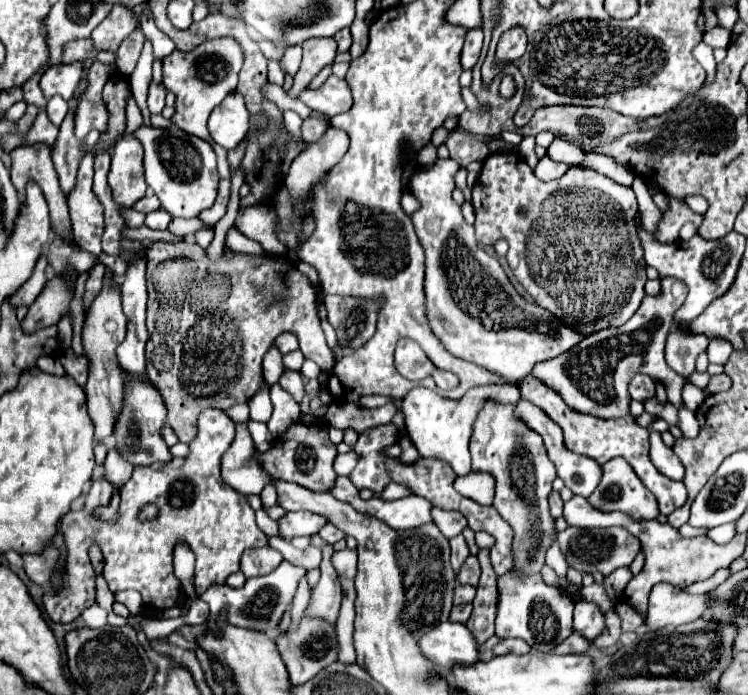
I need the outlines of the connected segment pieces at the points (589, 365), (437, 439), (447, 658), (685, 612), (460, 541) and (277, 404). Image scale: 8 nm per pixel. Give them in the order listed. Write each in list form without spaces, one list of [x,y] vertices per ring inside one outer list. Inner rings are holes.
[[[670,277],[662,279],[660,283],[662,291],[654,297],[646,295],[638,311],[622,327],[608,327],[588,335],[584,343],[576,345],[572,351],[566,351],[548,363],[538,363],[532,375],[544,379],[544,383],[554,387],[554,391],[560,391],[562,399],[566,399],[570,407],[576,407],[576,411],[602,419],[618,419],[630,413],[632,397],[628,393],[628,385],[638,373],[662,379],[668,387],[670,403],[674,407],[684,407],[680,391],[686,381],[666,365],[664,343],[672,327],[672,315],[686,299],[686,287],[678,279]]]
[[[504,385],[504,387],[474,387],[460,401],[454,401],[454,399],[438,397],[438,393],[434,393],[430,389],[416,387],[402,401],[402,411],[406,417],[406,433],[422,457],[434,457],[434,459],[446,461],[454,469],[456,475],[466,475],[466,473],[470,473],[468,441],[472,435],[474,421],[486,401],[518,403],[520,393],[516,391],[516,387],[508,387],[508,385]]]
[[[446,621],[422,635],[418,647],[426,659],[430,659],[440,671],[452,667],[452,663],[472,663],[478,659],[478,643],[466,625]]]
[[[658,583],[650,593],[644,625],[652,631],[696,621],[706,607],[706,595],[688,595],[678,587]]]
[[[456,535],[450,539],[450,547],[452,547],[452,567],[454,567],[454,571],[458,571],[460,565],[464,563],[464,559],[470,555],[466,539],[462,535]]]
[[[278,383],[272,385],[270,395],[272,395],[274,413],[266,425],[274,437],[280,437],[292,423],[296,423],[300,419],[300,407],[292,399],[292,395],[288,395]]]

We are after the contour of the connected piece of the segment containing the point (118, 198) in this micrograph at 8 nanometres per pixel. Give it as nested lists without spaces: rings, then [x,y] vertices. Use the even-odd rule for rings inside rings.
[[[124,137],[116,143],[108,173],[108,185],[112,189],[114,201],[122,207],[132,207],[146,193],[142,159],[144,149],[136,137]]]

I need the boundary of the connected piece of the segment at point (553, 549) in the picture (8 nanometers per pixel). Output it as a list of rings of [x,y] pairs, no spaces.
[[[556,533],[552,535],[552,543],[546,551],[546,563],[558,573],[558,575],[566,575],[566,569],[568,569],[568,563],[566,563],[566,555],[562,553],[562,549],[558,547],[558,541],[556,541]]]

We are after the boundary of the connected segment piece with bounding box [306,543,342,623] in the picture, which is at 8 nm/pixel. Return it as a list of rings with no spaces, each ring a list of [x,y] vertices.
[[[326,543],[322,547],[322,557],[324,557],[322,565],[320,565],[322,579],[314,587],[310,605],[306,609],[308,615],[320,615],[328,623],[336,623],[340,601],[342,601],[342,587],[340,587],[340,581],[338,581],[338,573],[332,567],[332,561],[330,561],[332,553],[334,553],[334,547]]]

